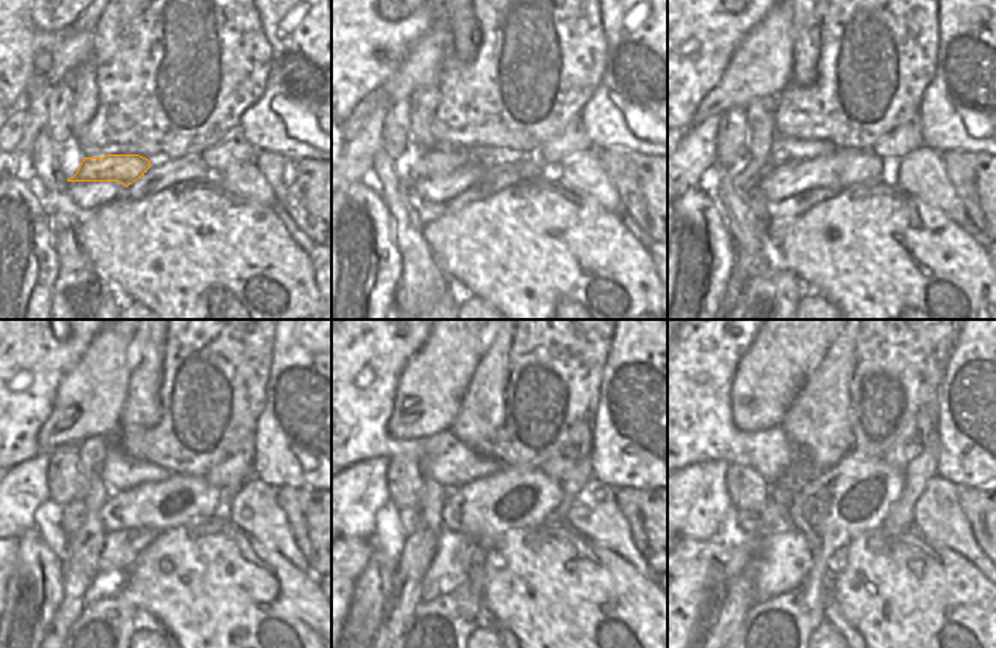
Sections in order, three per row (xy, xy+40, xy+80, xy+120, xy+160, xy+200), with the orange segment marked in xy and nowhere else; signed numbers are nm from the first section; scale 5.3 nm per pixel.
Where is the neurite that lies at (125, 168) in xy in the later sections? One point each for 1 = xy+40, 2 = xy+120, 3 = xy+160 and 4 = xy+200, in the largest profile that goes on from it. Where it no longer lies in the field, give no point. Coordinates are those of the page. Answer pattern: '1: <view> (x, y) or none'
1: xy+40 (434, 162)
2: xy+120 (72, 513)
3: xy+160 (410, 518)
4: xy+200 (749, 522)

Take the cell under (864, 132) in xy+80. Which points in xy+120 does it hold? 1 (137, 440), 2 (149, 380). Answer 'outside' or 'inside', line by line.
1: inside
2: outside

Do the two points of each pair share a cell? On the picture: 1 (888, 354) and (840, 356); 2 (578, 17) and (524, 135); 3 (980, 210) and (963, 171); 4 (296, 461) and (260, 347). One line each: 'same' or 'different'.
1: different
2: same
3: same
4: different

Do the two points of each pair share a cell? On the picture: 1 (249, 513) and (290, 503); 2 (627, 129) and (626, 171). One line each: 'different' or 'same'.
1: different
2: different

